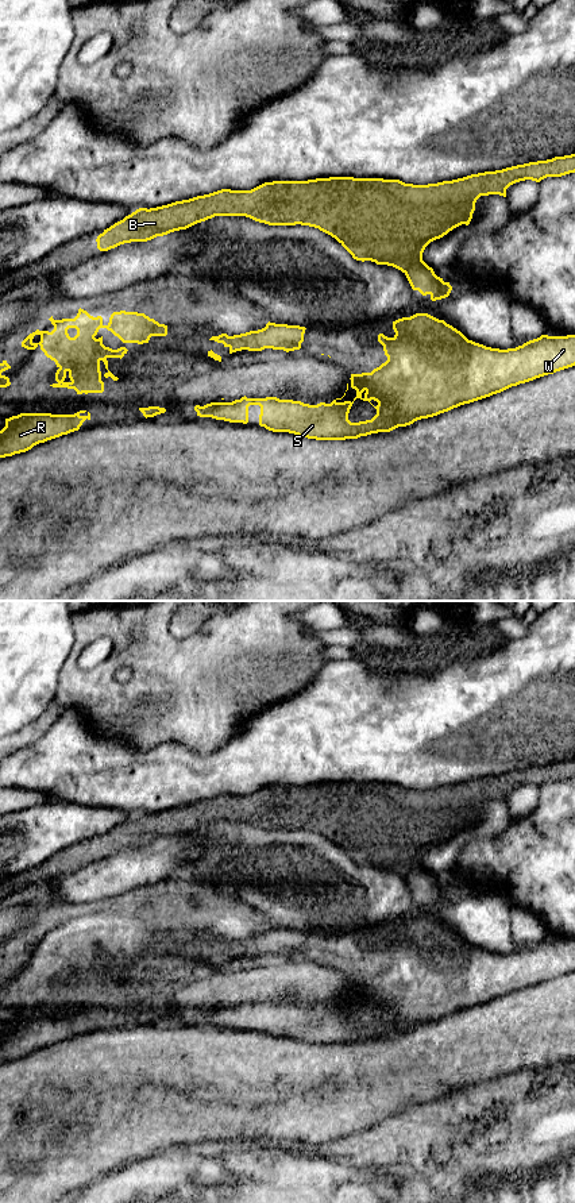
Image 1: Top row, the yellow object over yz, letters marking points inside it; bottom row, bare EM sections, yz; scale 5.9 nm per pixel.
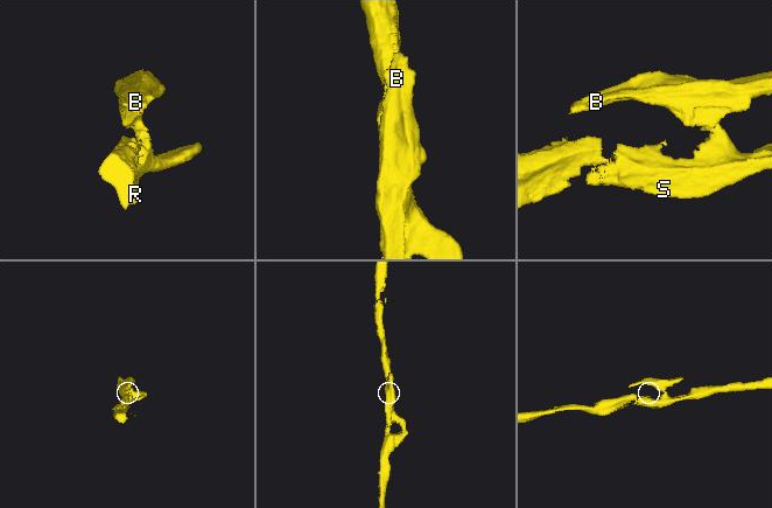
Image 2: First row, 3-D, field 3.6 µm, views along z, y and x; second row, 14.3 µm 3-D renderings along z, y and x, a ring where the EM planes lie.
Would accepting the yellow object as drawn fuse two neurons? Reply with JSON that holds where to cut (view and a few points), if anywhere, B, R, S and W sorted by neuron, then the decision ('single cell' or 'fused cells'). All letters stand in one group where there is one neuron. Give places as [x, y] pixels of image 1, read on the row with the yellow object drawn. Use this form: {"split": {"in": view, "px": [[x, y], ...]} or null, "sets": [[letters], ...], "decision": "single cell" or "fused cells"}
{"split": {"in": "yz", "px": [[427, 265], [412, 265], [405, 273]]}, "sets": [["B"], ["R", "S", "W"]], "decision": "fused cells"}

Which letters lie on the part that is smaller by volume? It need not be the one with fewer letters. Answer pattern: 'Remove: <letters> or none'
Remove: B

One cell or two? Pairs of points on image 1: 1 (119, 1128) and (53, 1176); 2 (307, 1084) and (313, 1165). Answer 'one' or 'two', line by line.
1: one
2: two

